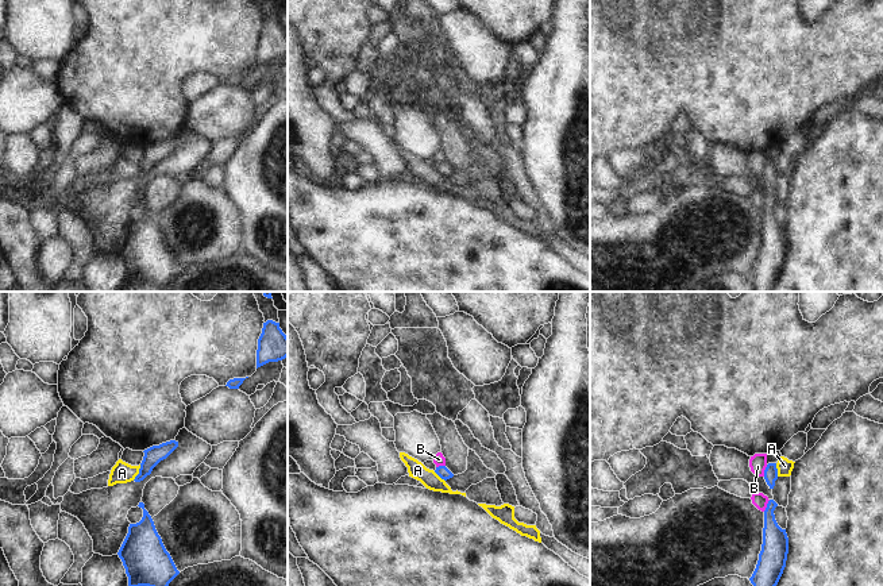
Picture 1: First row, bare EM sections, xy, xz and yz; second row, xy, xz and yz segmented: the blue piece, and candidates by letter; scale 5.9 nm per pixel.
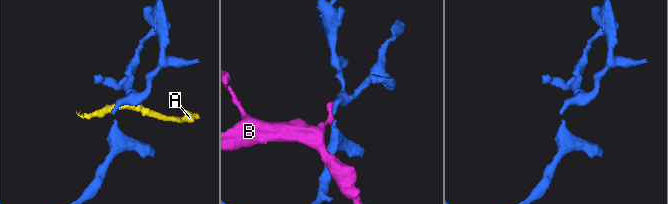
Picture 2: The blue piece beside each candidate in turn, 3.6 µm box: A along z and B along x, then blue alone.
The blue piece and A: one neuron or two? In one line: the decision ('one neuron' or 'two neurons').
two neurons

